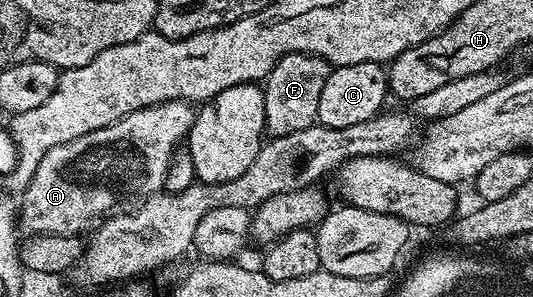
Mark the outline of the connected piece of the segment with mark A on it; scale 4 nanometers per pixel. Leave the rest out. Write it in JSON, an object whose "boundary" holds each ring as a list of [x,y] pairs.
{"boundary":[[[167,100],[134,110],[134,114],[126,114],[102,130],[82,134],[74,142],[54,146],[38,162],[34,178],[19,193],[19,231],[28,236],[80,236],[105,219],[119,200],[140,202],[159,193],[167,180],[172,157],[187,137],[195,117],[189,101]]]}

